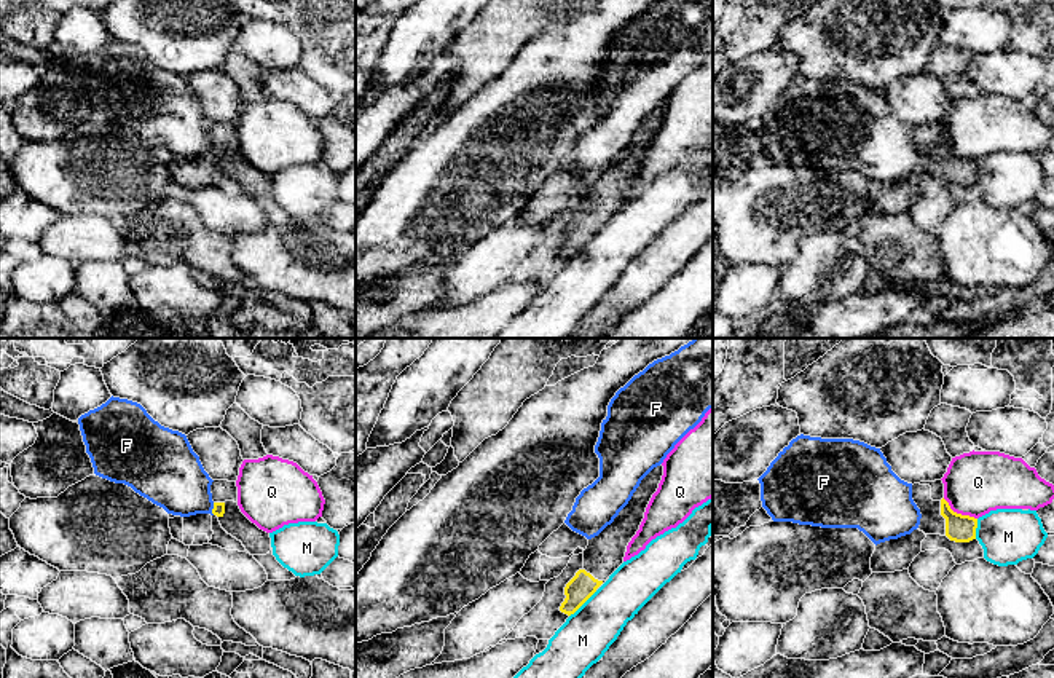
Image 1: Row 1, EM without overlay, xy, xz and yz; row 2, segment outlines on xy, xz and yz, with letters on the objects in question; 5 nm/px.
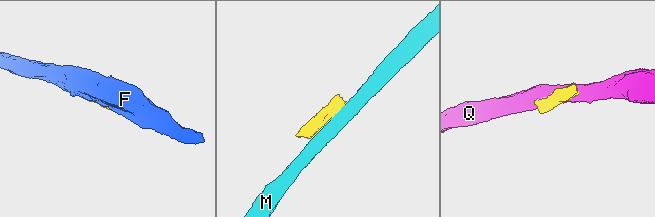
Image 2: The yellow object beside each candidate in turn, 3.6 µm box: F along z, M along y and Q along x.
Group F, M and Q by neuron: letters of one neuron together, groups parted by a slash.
F / M / Q

